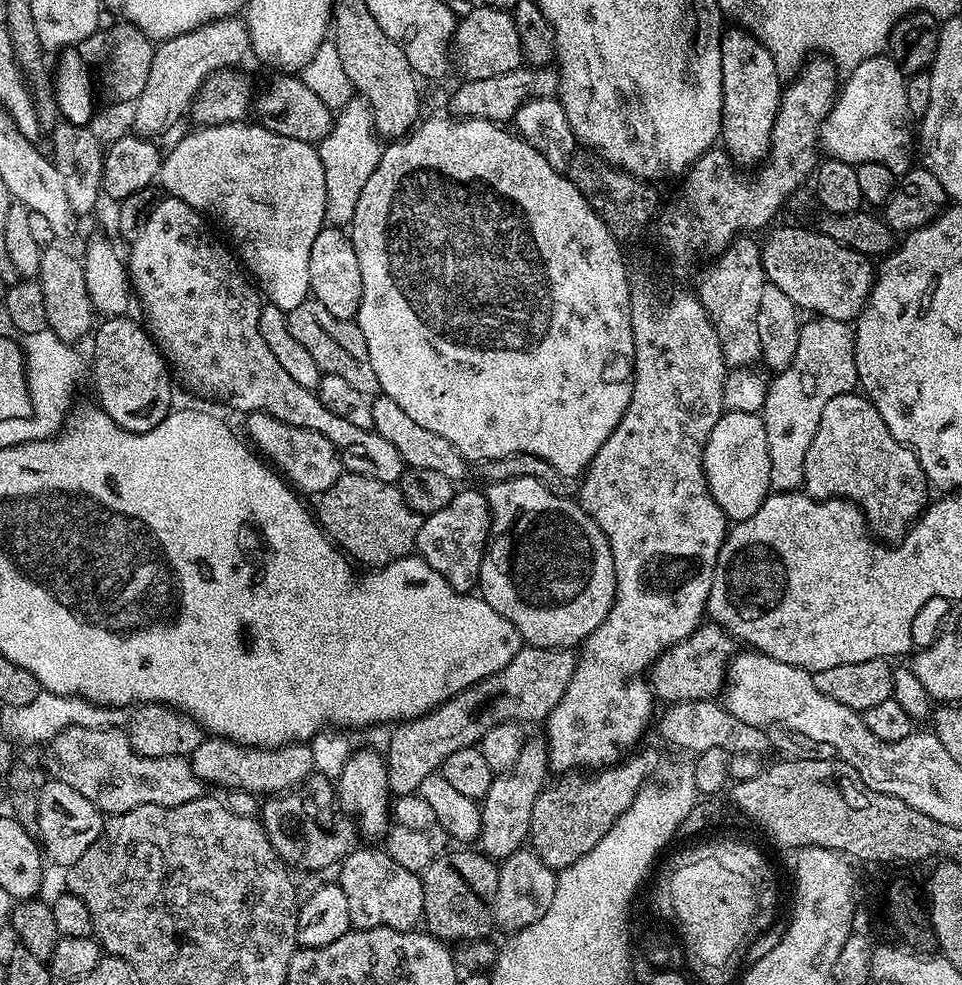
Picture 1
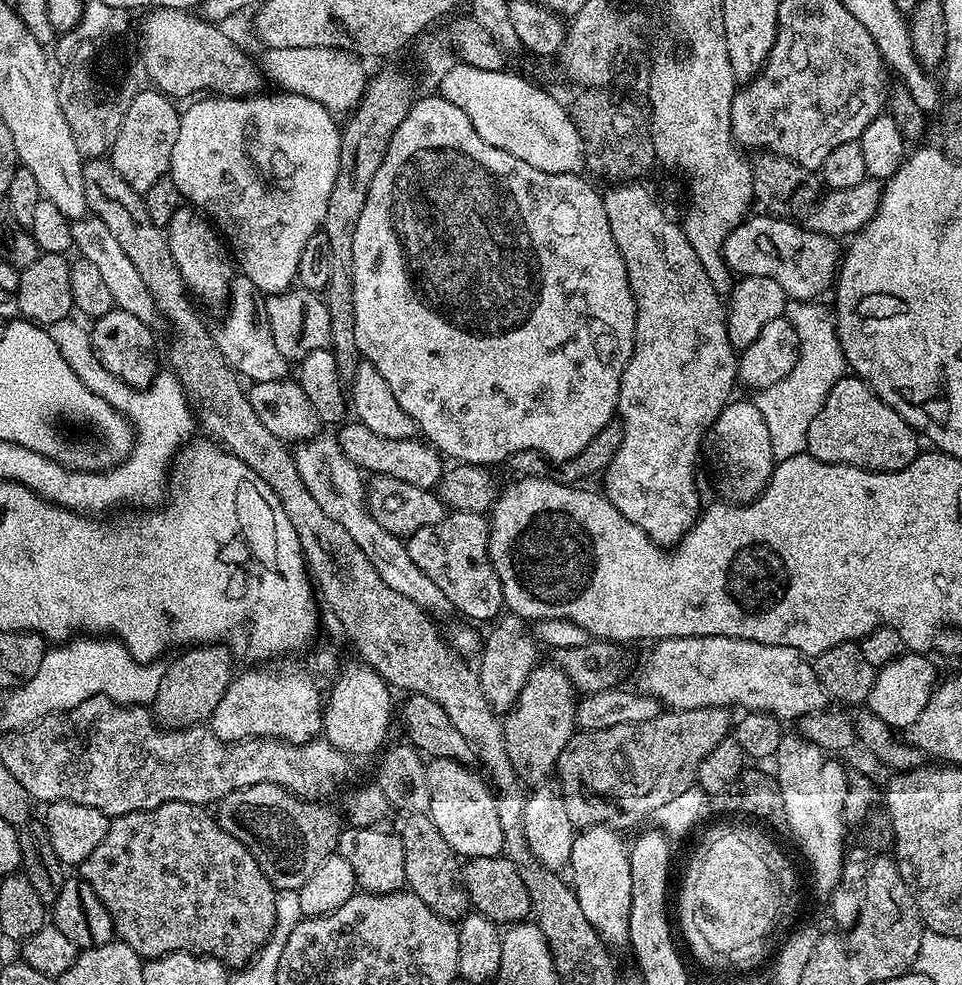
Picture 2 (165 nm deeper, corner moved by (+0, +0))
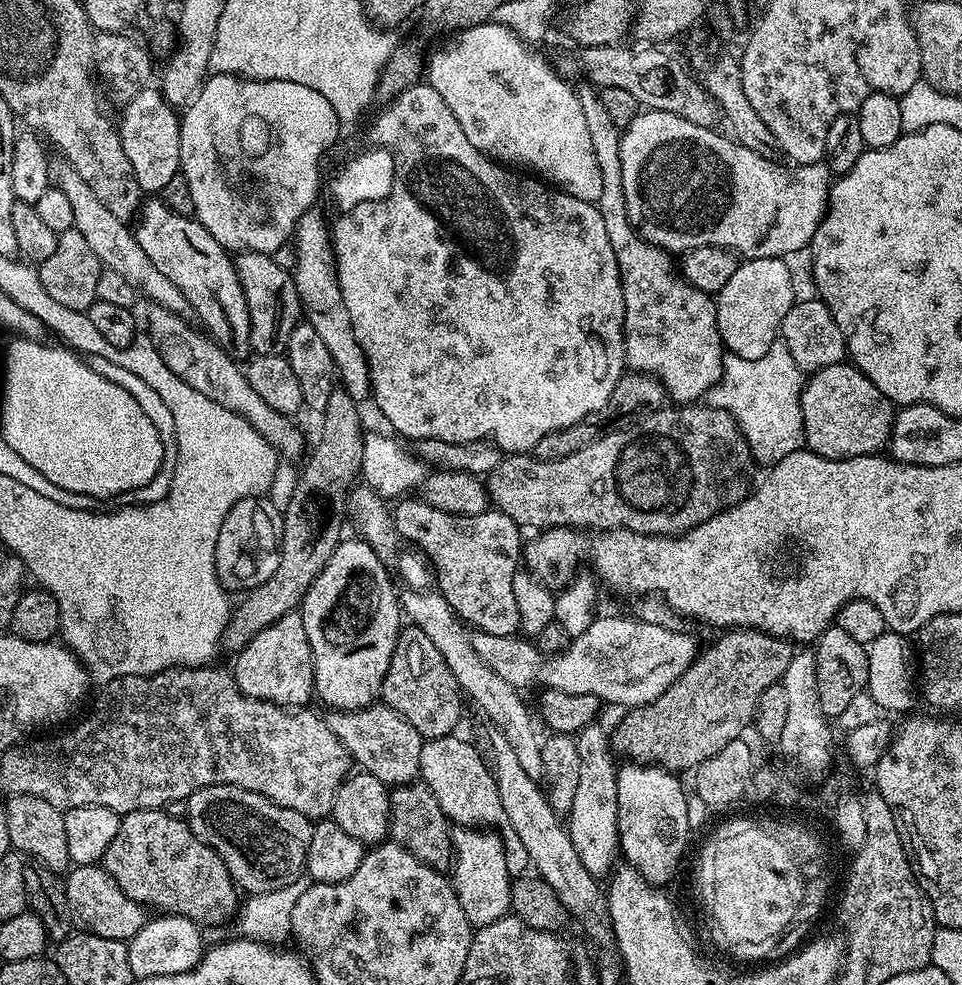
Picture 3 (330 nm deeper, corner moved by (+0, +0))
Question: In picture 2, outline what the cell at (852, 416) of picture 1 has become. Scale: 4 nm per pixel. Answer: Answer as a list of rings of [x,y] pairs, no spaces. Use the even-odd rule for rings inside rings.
[[[845,374],[822,402],[822,410],[814,414],[814,422],[810,422],[807,455],[831,464],[853,464],[869,472],[893,472],[914,462],[922,448],[916,439],[916,429],[886,406],[868,383],[855,374]]]

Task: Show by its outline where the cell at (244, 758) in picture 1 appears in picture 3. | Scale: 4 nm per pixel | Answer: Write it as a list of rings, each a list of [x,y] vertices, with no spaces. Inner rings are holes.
[[[299,611],[287,612],[278,622],[256,632],[250,642],[235,653],[236,684],[242,694],[255,700],[265,700],[271,704],[287,706],[296,710],[308,699],[313,699],[312,651],[306,638],[306,626],[302,626]]]

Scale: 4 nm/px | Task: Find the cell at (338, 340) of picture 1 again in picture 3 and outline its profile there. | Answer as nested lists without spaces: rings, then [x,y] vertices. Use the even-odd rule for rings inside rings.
[[[242,252],[235,257],[236,273],[246,294],[250,314],[250,346],[257,356],[281,355],[282,342],[287,341],[290,330],[301,323],[302,309],[292,272],[280,268],[272,254],[267,252]]]

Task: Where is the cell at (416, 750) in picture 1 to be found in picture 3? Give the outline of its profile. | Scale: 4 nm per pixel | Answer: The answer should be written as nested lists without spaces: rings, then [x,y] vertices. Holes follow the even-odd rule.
[[[233,784],[206,786],[188,796],[186,807],[190,830],[222,858],[237,889],[245,888],[248,894],[273,892],[305,875],[314,827],[309,817]]]

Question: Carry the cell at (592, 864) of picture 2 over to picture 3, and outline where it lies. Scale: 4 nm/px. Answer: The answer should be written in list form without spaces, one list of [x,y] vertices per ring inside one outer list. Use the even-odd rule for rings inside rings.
[[[600,722],[586,725],[581,732],[575,733],[574,739],[578,746],[578,786],[574,790],[574,802],[566,813],[566,827],[574,850],[578,850],[578,858],[582,858],[582,866],[586,866],[592,876],[604,878],[613,871],[620,852],[618,760],[615,760],[609,729],[604,729]]]

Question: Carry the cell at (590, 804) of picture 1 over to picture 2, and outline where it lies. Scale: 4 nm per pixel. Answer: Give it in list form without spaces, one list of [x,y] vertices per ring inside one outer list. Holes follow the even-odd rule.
[[[699,708],[698,710],[686,710],[681,712],[679,710],[664,710],[661,711],[659,716],[646,722],[634,722],[626,726],[610,726],[606,730],[594,730],[593,732],[585,732],[583,730],[577,731],[568,742],[561,752],[561,756],[556,762],[554,771],[555,779],[560,779],[558,783],[559,791],[564,798],[564,804],[568,807],[568,812],[571,814],[573,821],[577,825],[587,826],[589,824],[606,824],[609,828],[617,830],[625,830],[624,828],[632,828],[635,824],[640,824],[647,818],[651,812],[655,814],[663,813],[664,807],[674,798],[689,790],[692,785],[696,784],[696,775],[698,774],[698,766],[702,766],[702,758],[706,758],[706,754],[710,754],[710,750],[714,750],[714,746],[718,746],[718,742],[729,739],[730,729],[734,724],[733,713],[727,708]]]

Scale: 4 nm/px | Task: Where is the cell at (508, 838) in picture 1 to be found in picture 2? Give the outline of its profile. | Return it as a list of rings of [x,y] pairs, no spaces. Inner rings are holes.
[[[539,663],[527,676],[526,684],[519,692],[515,706],[505,715],[503,719],[504,737],[506,738],[506,754],[510,758],[511,765],[523,781],[532,783],[532,786],[543,783],[544,778],[551,777],[555,771],[556,762],[561,756],[566,742],[575,735],[576,722],[576,701],[578,699],[575,688],[566,678],[566,674],[555,663]]]

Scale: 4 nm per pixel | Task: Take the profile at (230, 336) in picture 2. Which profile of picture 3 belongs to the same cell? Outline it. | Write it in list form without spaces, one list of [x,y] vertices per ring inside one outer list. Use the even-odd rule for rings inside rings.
[[[151,197],[137,215],[134,231],[136,241],[150,262],[182,290],[192,312],[204,323],[203,331],[233,358],[247,357],[250,346],[250,314],[246,294],[242,294],[236,265],[228,250],[216,242],[213,235],[193,217],[178,215],[166,207],[163,199]]]

